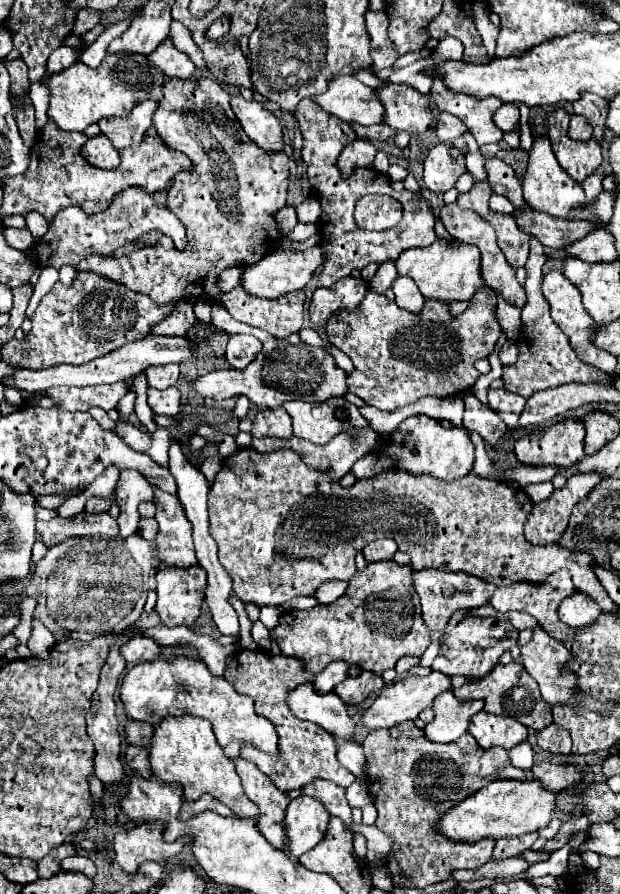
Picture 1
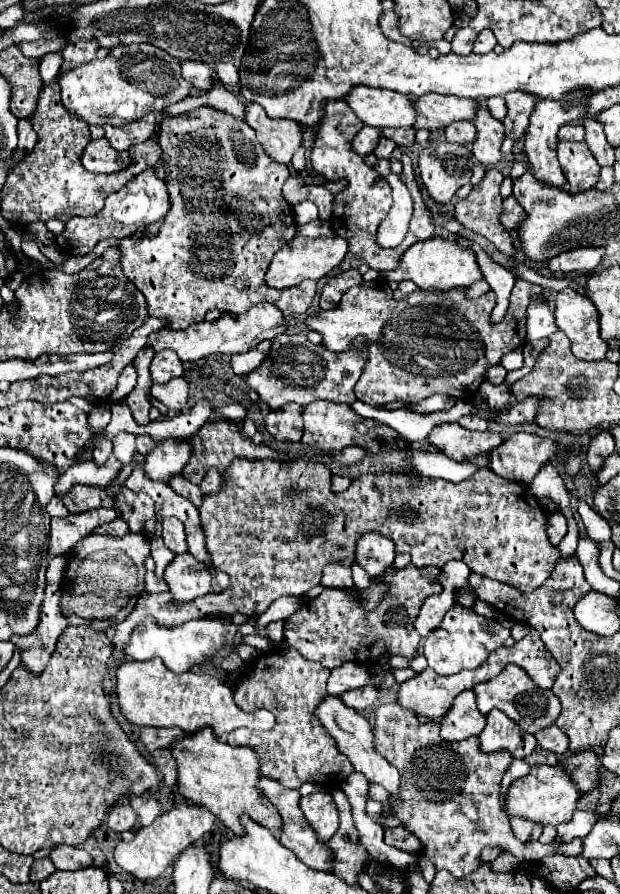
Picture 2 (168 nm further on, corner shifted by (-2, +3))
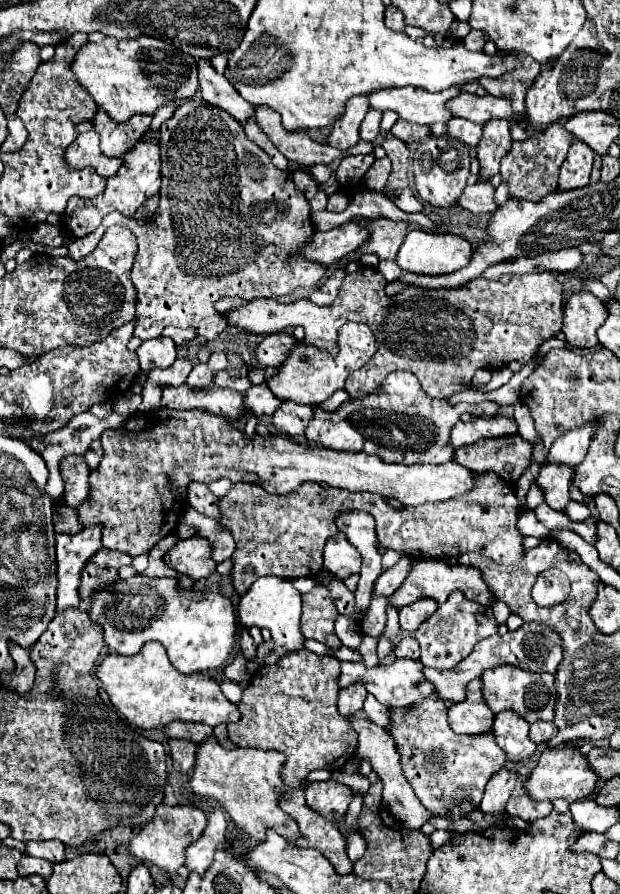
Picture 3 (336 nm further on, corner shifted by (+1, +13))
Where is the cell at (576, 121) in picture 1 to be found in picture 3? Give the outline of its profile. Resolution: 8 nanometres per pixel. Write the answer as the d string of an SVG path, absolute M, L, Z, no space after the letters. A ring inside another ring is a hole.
M559 122L551 124L547 130L533 134L523 142L513 142L511 150L501 158L501 174L503 180L509 182L509 194L517 194L519 198L527 200L539 200L547 196L551 190L555 190L559 168L569 152L571 142L573 134L567 132L565 126Z

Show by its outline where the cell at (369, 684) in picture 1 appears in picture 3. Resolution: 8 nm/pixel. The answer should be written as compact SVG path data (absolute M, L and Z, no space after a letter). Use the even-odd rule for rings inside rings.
M353 684L349 688L341 688L339 692L339 714L351 716L363 708L365 688L361 684Z

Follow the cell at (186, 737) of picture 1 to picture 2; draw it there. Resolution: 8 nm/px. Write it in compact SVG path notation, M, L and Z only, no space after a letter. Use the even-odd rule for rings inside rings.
M202 728L196 734L184 736L182 740L172 744L172 754L178 764L178 790L192 804L202 804L210 808L216 818L224 822L236 836L244 836L244 828L238 818L242 814L250 816L256 824L280 832L282 818L278 810L270 804L270 800L258 788L260 778L260 756L256 750L248 746L230 746L216 740L210 728Z

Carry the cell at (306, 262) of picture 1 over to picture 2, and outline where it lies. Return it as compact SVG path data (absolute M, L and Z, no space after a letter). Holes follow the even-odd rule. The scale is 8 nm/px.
M296 236L290 244L286 244L284 248L280 248L278 254L274 254L274 260L266 272L266 284L270 288L290 288L302 280L320 280L322 276L326 276L332 268L340 266L344 256L348 252L348 244L346 240L338 238L338 236L330 236L330 238L304 238L304 236Z

